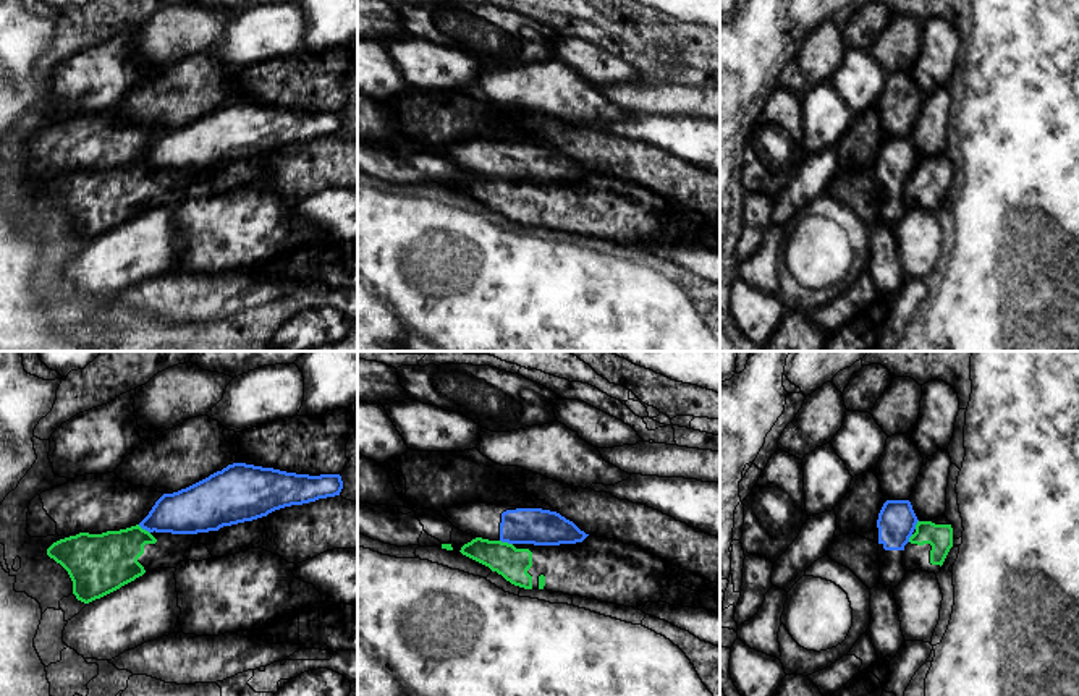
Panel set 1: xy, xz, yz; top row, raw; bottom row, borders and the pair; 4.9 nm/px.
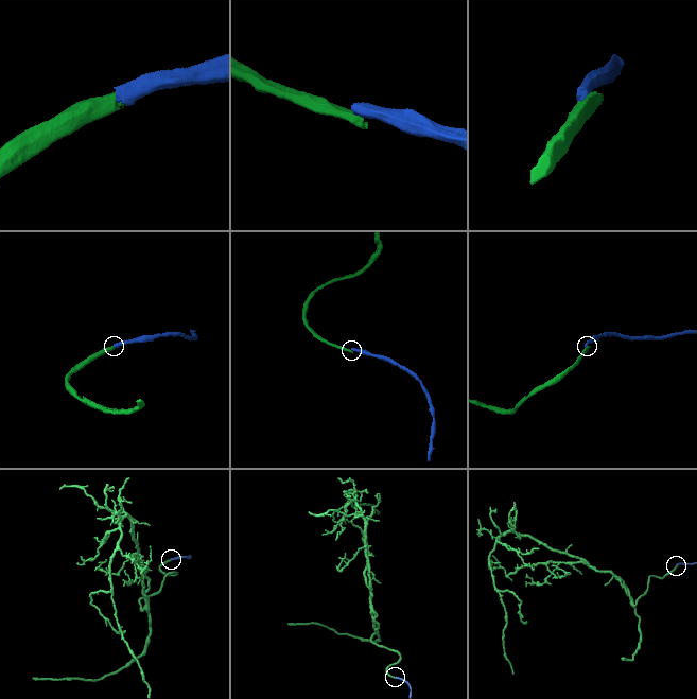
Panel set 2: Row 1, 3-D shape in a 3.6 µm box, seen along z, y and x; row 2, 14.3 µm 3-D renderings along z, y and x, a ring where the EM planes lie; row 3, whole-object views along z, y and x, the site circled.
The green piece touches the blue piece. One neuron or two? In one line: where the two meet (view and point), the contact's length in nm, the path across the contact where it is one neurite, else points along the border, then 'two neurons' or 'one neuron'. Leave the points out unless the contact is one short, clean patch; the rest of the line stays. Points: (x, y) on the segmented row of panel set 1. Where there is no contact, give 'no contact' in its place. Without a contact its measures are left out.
contact xz (507, 543); length 70 nm; border xz (500, 539), (511, 544); two neurons

